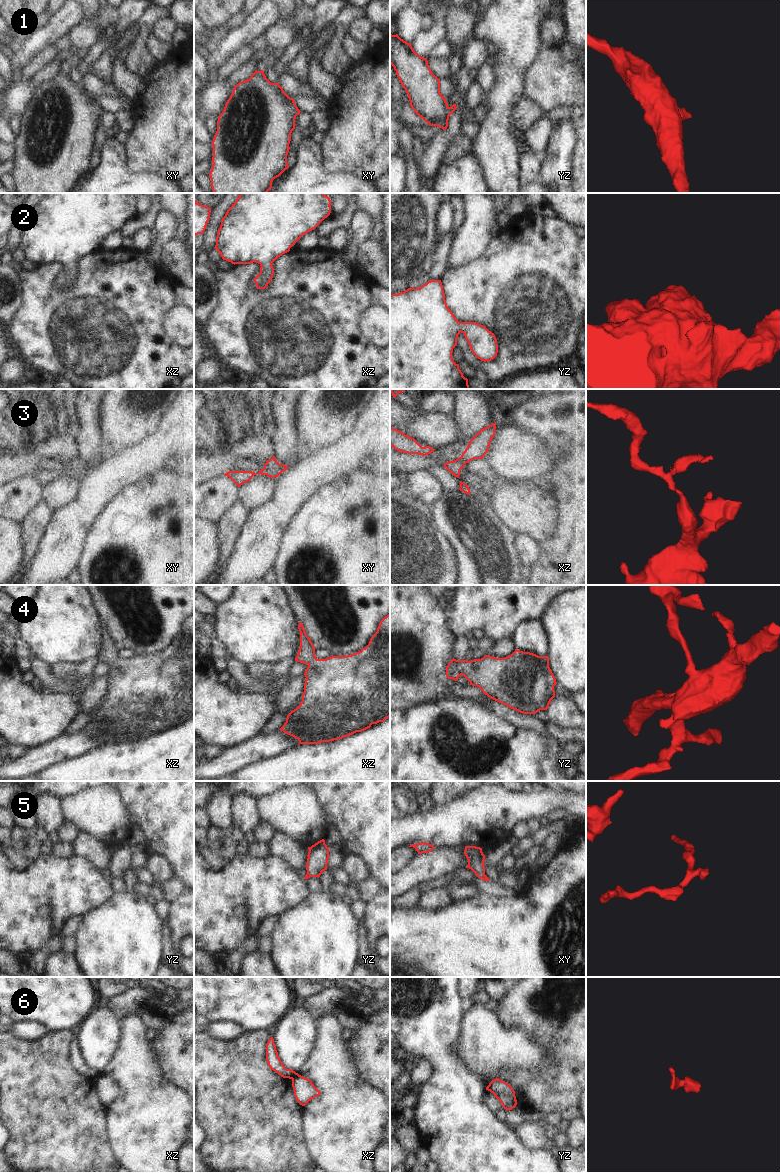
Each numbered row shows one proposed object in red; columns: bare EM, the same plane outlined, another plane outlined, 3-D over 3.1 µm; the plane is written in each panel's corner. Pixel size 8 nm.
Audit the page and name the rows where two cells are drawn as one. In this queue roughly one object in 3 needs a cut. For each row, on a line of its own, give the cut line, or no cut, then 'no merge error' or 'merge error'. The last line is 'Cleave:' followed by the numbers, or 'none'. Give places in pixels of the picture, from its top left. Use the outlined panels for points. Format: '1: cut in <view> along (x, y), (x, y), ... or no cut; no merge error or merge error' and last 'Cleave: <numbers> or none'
1: no cut; no merge error
2: no cut; no merge error
3: cut in xz along (459, 457), (464, 464); merge error
4: no cut; no merge error
5: no cut; no merge error
6: cut in xz along (297, 1073), (291, 1078); merge error
Cleave: 3, 6

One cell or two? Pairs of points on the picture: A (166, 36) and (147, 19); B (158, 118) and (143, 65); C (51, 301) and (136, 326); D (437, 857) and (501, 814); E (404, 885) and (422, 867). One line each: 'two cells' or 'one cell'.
A: two cells
B: two cells
C: one cell
D: two cells
E: one cell

